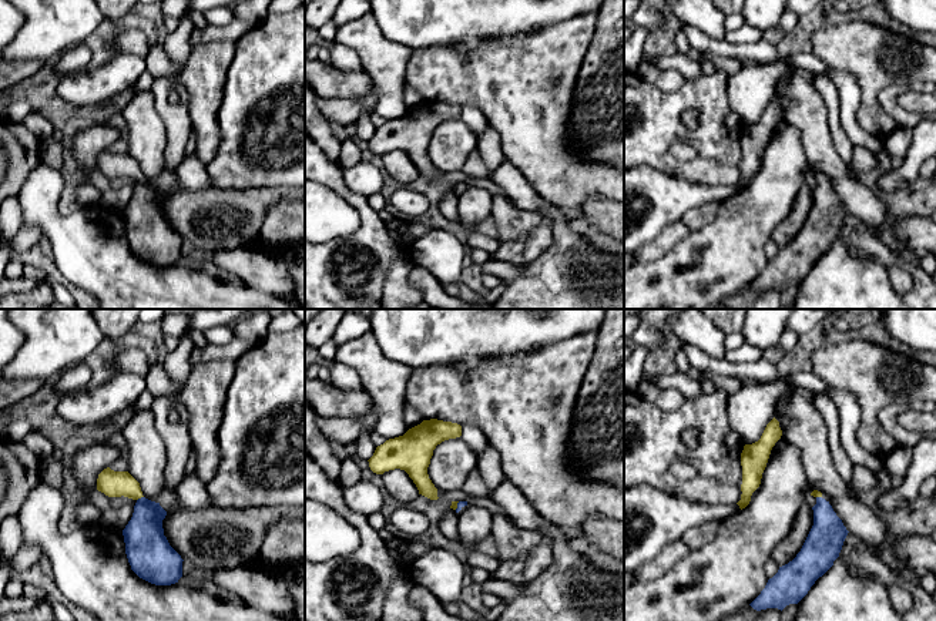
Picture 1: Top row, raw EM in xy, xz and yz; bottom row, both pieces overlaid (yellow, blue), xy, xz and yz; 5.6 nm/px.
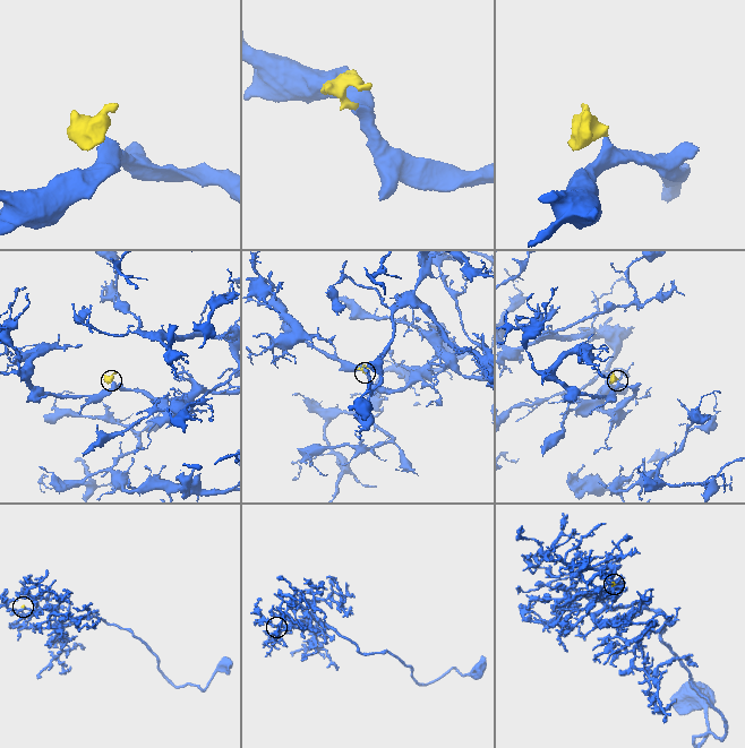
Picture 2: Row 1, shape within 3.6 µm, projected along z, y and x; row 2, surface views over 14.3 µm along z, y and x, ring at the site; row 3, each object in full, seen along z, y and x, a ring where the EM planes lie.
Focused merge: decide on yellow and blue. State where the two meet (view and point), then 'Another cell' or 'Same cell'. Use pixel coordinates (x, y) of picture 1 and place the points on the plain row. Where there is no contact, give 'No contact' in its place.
Touches yellow at xy (140, 178). Same cell

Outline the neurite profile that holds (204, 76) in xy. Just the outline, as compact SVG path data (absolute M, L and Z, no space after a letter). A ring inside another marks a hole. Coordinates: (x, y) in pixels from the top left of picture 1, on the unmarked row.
M229 41L192 46L180 74L197 142L195 154L204 164L214 160L219 145L218 111L234 53L235 43Z

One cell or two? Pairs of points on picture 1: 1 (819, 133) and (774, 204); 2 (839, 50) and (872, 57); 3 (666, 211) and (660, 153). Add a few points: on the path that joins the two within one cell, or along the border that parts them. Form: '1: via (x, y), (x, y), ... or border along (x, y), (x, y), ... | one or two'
1: border along (792, 124), (798, 133), (809, 173) | two
2: via (848, 50), (864, 50) | one
3: border along (638, 164), (647, 164), (693, 184) | two

